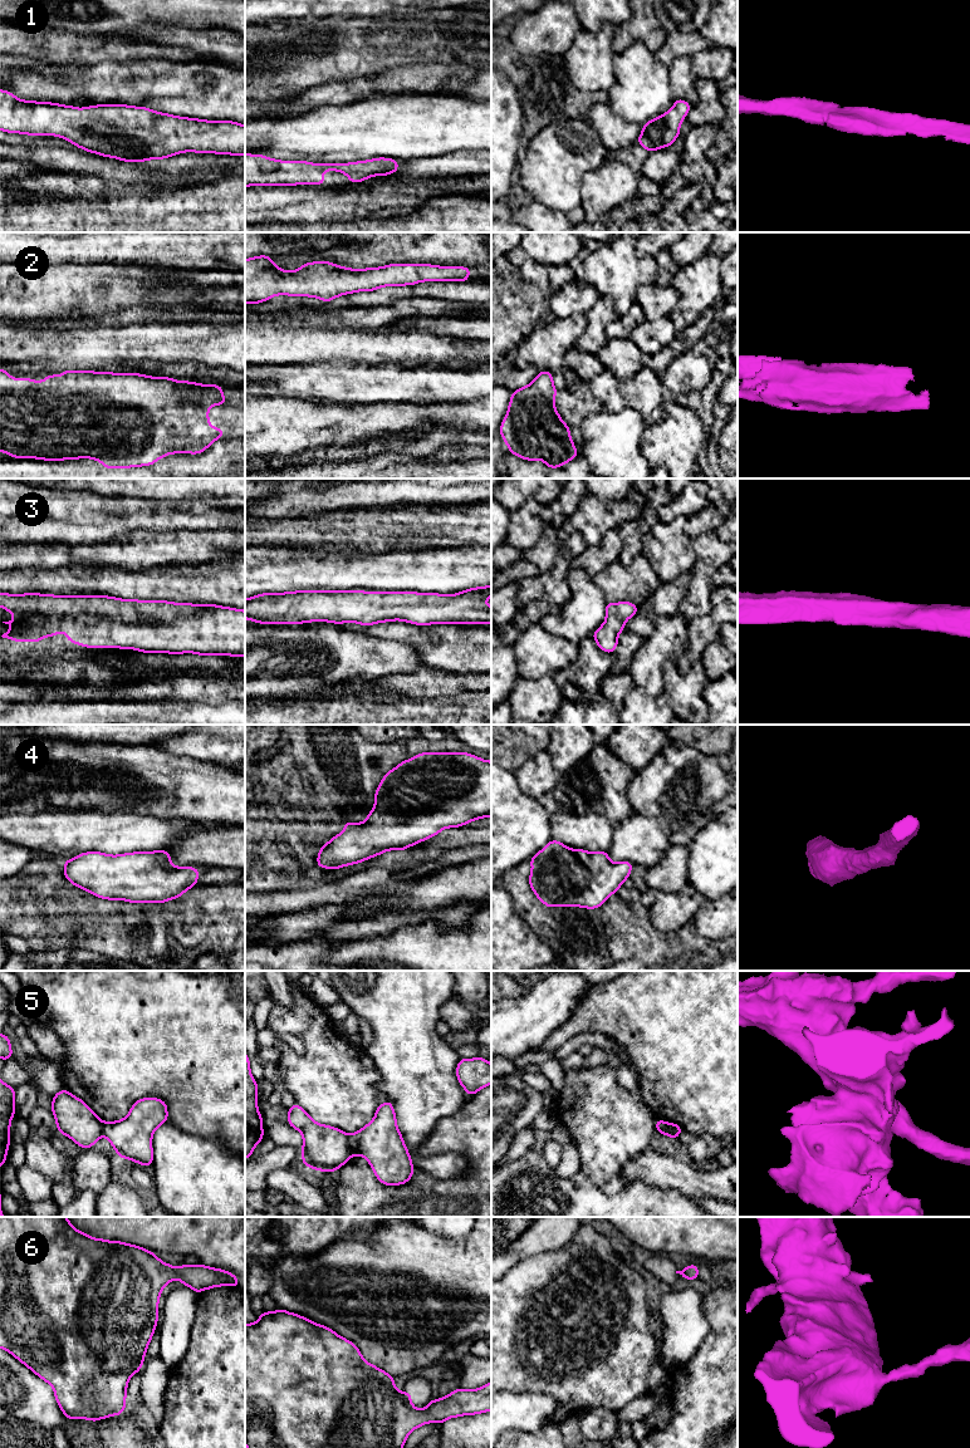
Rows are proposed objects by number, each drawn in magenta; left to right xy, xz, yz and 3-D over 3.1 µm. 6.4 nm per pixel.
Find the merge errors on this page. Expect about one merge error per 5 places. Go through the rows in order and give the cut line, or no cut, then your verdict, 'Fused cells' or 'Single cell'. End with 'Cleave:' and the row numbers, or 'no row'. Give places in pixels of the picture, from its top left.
1: No split. Single cell
2: No split. Single cell
3: No split. Single cell
4: No split. Single cell
5: Split along xz (347, 1135), (347, 1143), (352, 1153). Fused cells
6: No split. Single cell
Cleave: 5

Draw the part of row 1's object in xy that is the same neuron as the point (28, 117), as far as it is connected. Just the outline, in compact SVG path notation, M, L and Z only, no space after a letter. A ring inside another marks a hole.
M0 89L0 129L30 136L57 136L78 148L137 163L182 152L245 156L245 126L205 121L124 104L74 108L21 100Z

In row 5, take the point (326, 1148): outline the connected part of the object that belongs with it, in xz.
M299 1105L288 1108L288 1124L303 1134L302 1162L313 1169L335 1172L351 1157L348 1135L330 1125L315 1123Z

